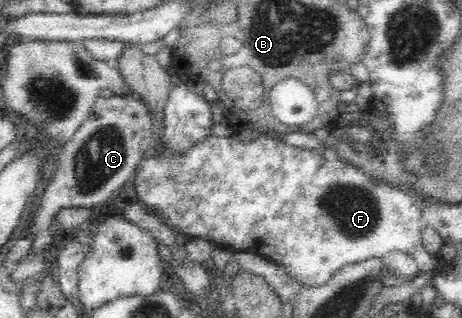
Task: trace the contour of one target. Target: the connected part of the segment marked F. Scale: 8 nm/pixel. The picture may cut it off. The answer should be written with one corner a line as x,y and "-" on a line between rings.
260,134
256,140
246,143
240,142
236,135
210,135
207,139
204,140
204,144
200,144
192,152
188,152
184,156
184,160
170,160
169,154
167,154
164,147
161,151
155,150
153,153
151,152
140,162
133,180
133,188
139,203
142,206
152,207
159,214
163,214
170,221
170,225
180,227
180,231
186,233
187,237
204,236
215,242
220,248
232,248
235,251
252,251
262,256
267,256
281,264
290,276
295,276
303,287
326,284
326,281
331,276
334,276
341,266
365,261
372,257
380,259
390,250
402,250
413,254
420,272
430,271
436,266
436,263
431,259
430,254
421,242
422,230
424,229
421,226
422,204
416,202
416,199
412,198
412,195
406,193
406,191
398,191
394,187
384,185
384,183
372,183
372,179
368,179
368,175
364,175
364,171
360,171
358,167
345,164
333,157
328,158
322,155
318,149
284,146
279,144
276,138
273,139
272,137
264,136
264,134

